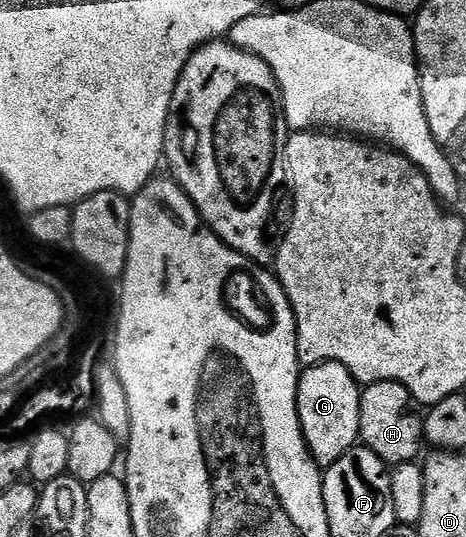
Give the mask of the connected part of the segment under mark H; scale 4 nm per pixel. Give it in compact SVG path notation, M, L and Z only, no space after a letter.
M386 380L366 385L359 397L359 440L362 447L373 450L373 454L377 454L377 458L381 458L383 463L388 466L412 463L416 459L415 455L418 454L419 447L424 447L425 444L424 417L421 412L419 416L418 410L420 411L417 407L417 401L411 397L411 391L397 382Z

